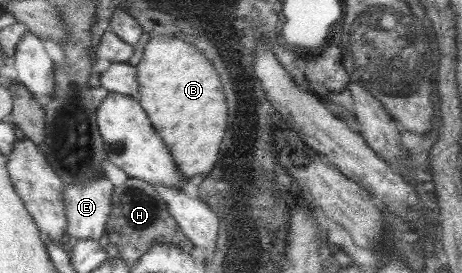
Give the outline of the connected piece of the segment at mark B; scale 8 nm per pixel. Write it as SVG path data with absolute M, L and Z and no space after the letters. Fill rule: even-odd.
M156 35L143 46L142 57L135 66L136 98L158 137L167 146L176 171L184 181L192 177L204 178L212 169L224 137L227 118L227 105L215 69L198 49L188 50L188 45L189 43L183 39L180 41L180 39Z

